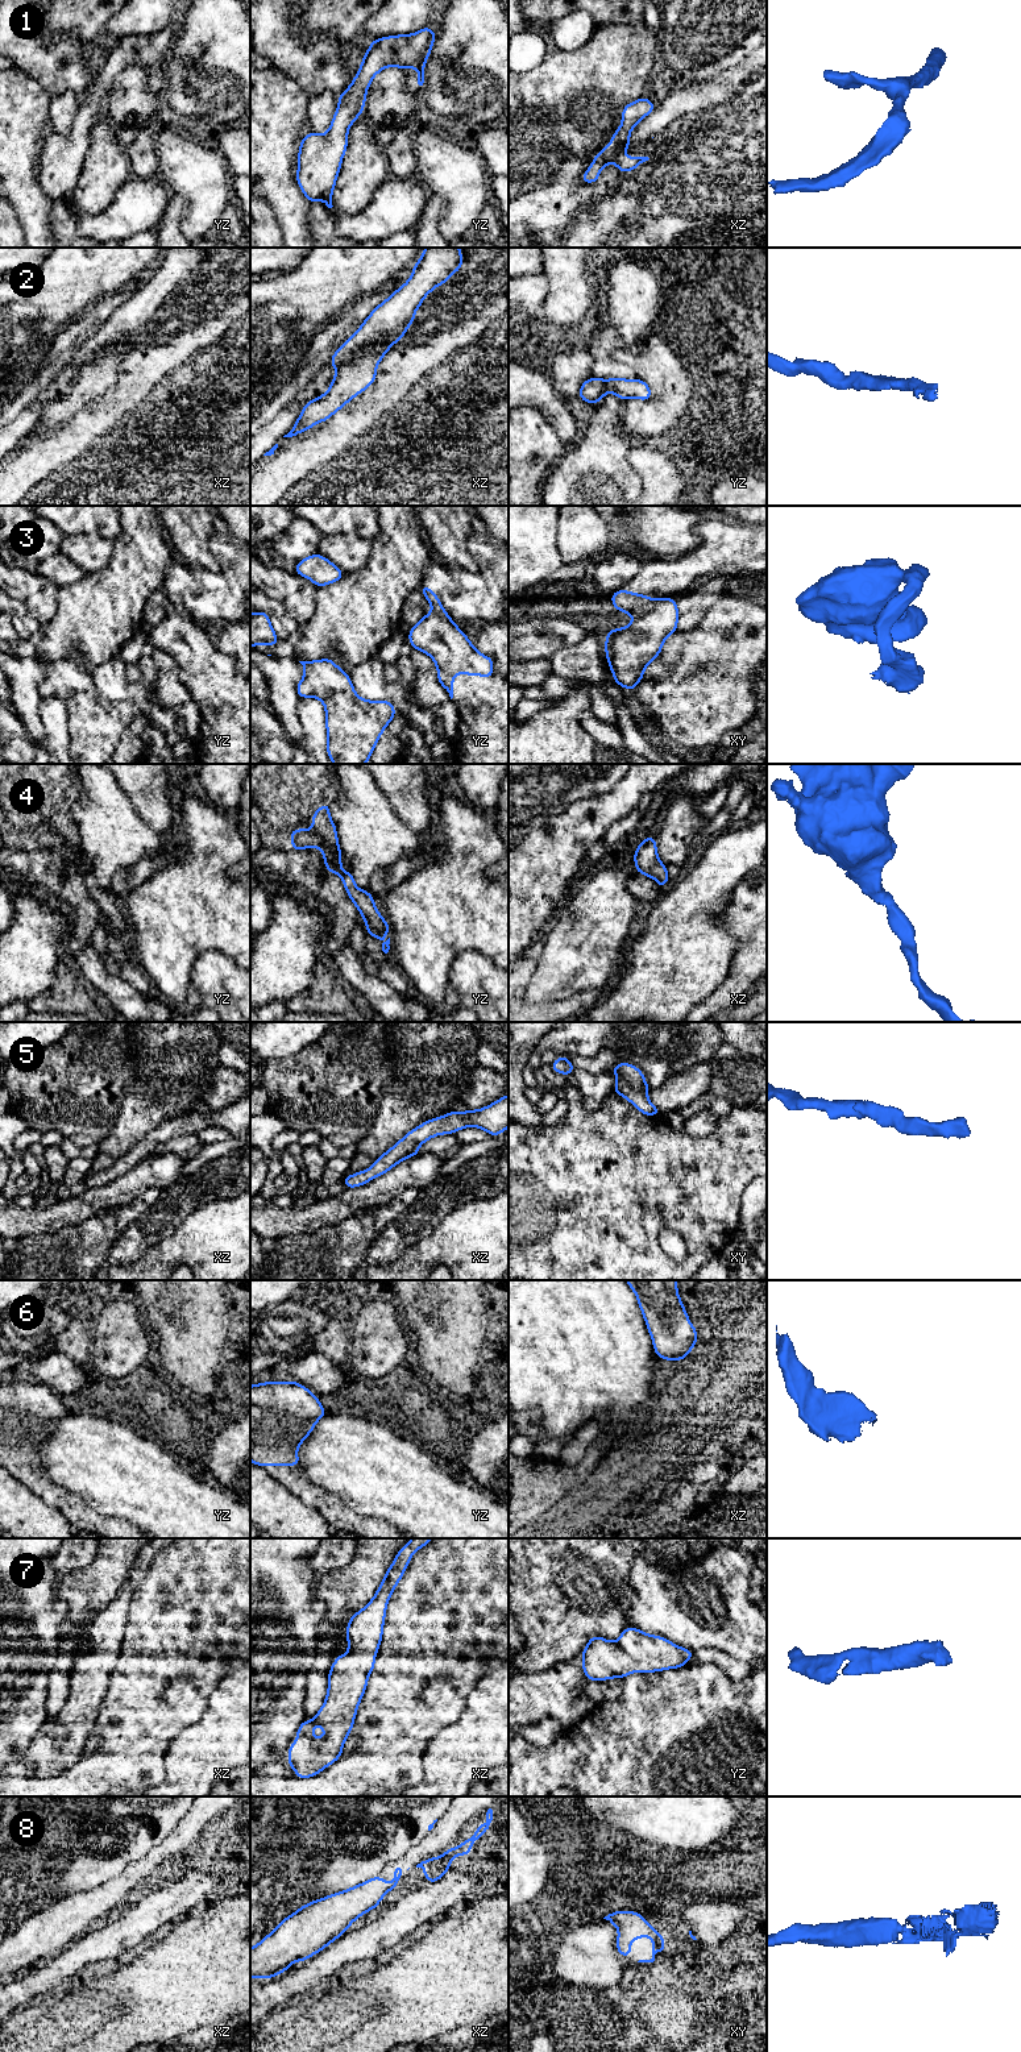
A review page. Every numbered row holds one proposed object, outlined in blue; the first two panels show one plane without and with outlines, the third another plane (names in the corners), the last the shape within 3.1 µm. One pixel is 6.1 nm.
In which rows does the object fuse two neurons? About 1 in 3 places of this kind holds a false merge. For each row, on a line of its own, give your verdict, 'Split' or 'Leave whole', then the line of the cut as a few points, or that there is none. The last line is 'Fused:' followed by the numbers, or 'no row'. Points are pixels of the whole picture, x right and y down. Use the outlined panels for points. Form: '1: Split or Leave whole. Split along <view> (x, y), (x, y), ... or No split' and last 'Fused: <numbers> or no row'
1: Leave whole. No split
2: Leave whole. No split
3: Split. Split along xy (655, 601), (646, 613), (635, 619)
4: Leave whole. No split
5: Leave whole. No split
6: Leave whole. No split
7: Leave whole. No split
8: Leave whole. No split
Fused: 3

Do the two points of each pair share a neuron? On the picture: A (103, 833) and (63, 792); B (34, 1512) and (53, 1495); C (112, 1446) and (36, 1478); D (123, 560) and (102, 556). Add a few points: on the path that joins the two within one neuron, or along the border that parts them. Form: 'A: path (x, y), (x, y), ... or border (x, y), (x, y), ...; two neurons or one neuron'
A: border (79, 777), (79, 796), (73, 804); two neurons
B: border (21, 1483), (48, 1504), (54, 1506), (69, 1523); two neurons
C: border (41, 1465), (55, 1483), (73, 1491); two neurons
D: border (113, 540), (112, 559), (100, 569), (87, 574); two neurons

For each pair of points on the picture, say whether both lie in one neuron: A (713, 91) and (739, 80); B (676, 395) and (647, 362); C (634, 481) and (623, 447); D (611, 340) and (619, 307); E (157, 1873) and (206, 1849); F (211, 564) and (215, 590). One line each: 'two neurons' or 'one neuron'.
A: one neuron
B: one neuron
C: one neuron
D: two neurons
E: two neurons
F: two neurons

